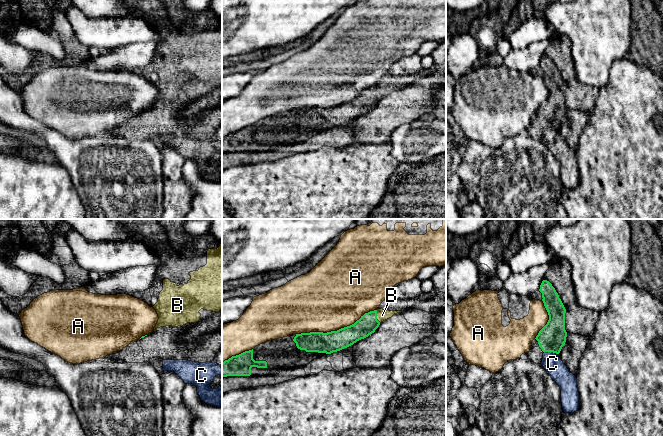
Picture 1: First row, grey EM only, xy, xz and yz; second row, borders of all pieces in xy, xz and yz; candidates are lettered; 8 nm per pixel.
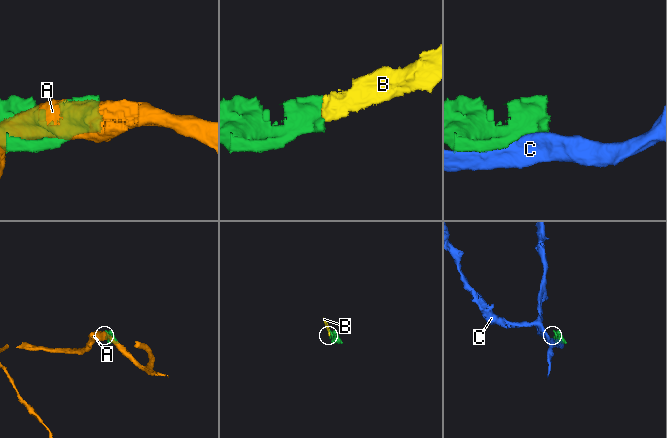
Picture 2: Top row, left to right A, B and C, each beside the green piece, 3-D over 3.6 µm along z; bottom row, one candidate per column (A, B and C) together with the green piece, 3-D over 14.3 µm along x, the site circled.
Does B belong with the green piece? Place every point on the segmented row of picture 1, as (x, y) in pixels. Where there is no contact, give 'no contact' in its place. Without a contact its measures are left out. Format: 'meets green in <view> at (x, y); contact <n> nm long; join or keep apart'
meets green in xz at (376, 316); contact 110 nm long; join

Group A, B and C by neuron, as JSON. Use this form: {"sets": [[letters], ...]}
{"sets": [["A"], ["B"], ["C"]]}

